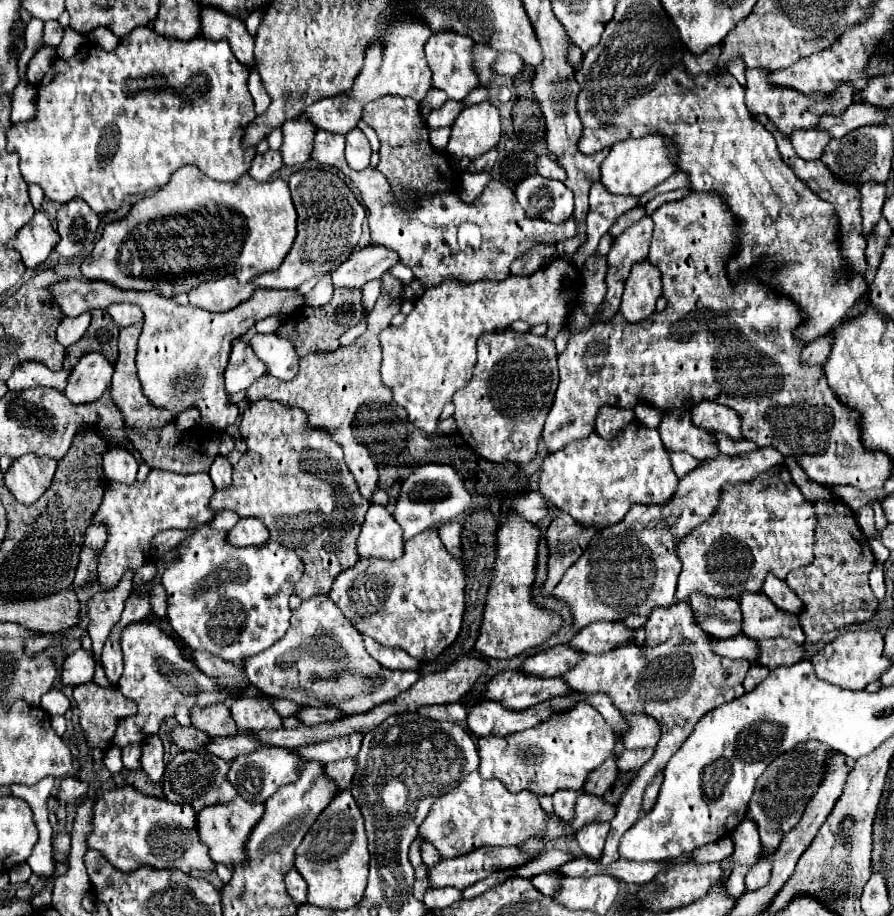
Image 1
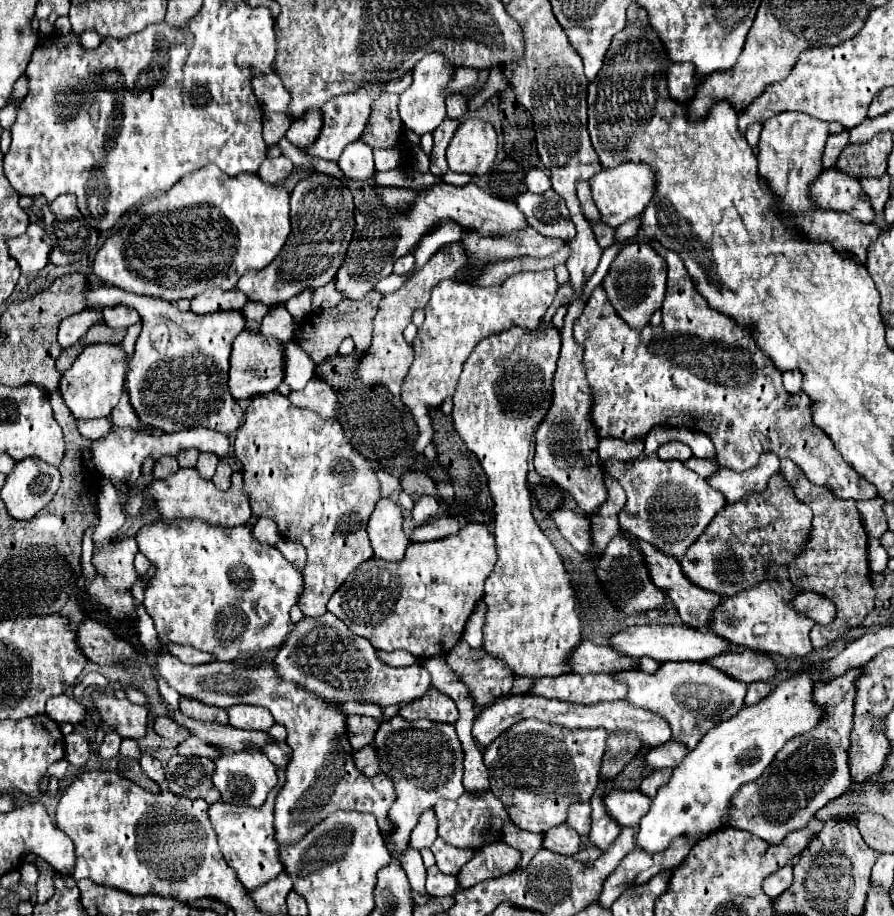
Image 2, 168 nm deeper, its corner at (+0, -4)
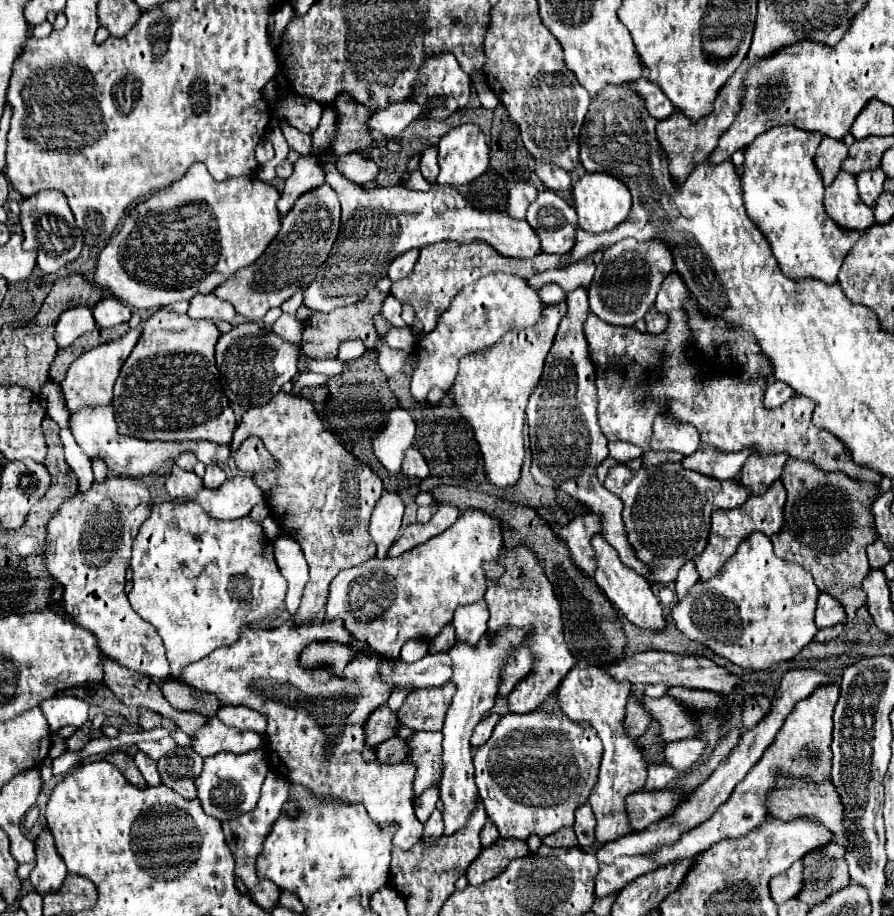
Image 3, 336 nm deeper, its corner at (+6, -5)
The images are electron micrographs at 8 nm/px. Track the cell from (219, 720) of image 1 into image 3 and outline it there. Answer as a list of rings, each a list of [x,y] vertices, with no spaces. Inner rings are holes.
[[[166,678],[166,682],[160,686],[164,698],[178,710],[186,712],[200,712],[202,716],[206,714],[216,714],[218,702],[210,694],[204,694],[188,684],[182,684],[174,678]]]

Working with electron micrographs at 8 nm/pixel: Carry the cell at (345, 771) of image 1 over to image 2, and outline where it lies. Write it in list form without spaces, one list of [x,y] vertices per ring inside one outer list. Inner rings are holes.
[[[372,745],[360,749],[354,753],[354,765],[358,771],[364,773],[364,777],[372,777],[378,773],[378,753],[372,749]]]

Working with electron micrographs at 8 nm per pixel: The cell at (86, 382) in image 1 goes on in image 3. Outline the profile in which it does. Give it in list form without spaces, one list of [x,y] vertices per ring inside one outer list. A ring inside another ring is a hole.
[[[142,326],[128,330],[124,336],[120,336],[118,340],[112,340],[110,344],[102,344],[96,346],[94,350],[90,350],[88,354],[82,354],[68,370],[66,380],[62,382],[62,392],[66,398],[66,406],[70,412],[80,410],[82,406],[100,406],[100,404],[110,404],[112,402],[112,386],[120,374],[122,364],[126,362],[126,358],[130,356],[132,348],[136,346],[138,338],[142,334]]]

